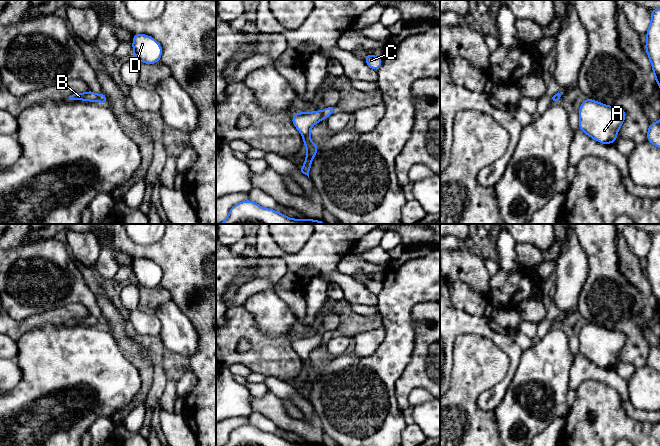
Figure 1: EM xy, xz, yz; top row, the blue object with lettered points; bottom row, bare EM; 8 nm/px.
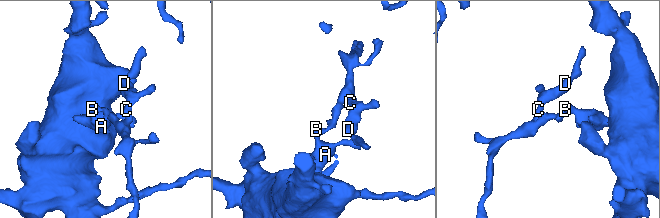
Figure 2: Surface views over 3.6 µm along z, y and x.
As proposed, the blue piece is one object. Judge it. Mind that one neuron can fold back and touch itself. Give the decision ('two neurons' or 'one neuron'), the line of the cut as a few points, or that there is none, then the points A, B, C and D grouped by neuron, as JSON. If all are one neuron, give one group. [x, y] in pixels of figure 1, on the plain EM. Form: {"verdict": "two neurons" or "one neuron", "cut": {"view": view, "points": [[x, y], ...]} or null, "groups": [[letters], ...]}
{"verdict": "two neurons", "cut": {"view": "xz", "points": [[321, 336], [323, 342]]}, "groups": [["A", "B"], ["C", "D"]]}

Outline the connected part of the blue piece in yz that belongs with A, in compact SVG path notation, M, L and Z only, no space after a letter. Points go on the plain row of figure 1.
M584 323L579 332L579 353L602 368L613 368L626 336L617 331Z

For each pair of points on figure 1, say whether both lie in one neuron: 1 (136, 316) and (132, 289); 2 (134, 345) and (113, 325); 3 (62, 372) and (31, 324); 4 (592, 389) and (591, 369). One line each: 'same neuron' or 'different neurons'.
1: same neuron
2: same neuron
3: different neurons
4: different neurons

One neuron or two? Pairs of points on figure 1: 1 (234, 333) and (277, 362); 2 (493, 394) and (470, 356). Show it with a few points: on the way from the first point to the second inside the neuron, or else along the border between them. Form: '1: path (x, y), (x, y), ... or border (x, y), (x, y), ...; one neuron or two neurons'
1: path (245, 333), (248, 333), (266, 351); one neuron
2: border (507, 372), (478, 396), (480, 409); two neurons

